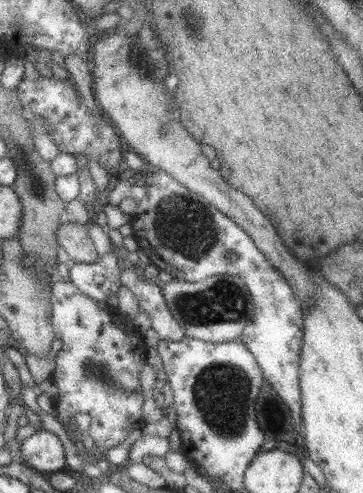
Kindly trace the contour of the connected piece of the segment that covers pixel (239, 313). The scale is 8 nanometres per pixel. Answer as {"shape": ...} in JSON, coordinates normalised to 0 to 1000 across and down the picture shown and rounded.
{"shape":[[[606,556],[545,572],[477,566],[444,576],[444,586],[468,633],[523,686],[587,696],[661,690],[675,663],[702,645],[702,609],[667,562]]]}

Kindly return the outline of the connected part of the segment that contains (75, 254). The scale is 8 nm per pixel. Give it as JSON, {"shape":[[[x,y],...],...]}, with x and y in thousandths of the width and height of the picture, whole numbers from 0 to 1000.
{"shape":[[[171,448],[154,477],[163,499],[207,531],[253,535],[275,523],[237,456]]]}

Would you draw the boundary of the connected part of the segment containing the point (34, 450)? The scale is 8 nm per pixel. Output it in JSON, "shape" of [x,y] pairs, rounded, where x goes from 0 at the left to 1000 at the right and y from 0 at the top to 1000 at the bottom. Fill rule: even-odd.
{"shape":[[[127,862],[96,874],[58,899],[66,937],[124,963],[160,959],[185,943],[171,888],[174,882],[154,866]]]}

